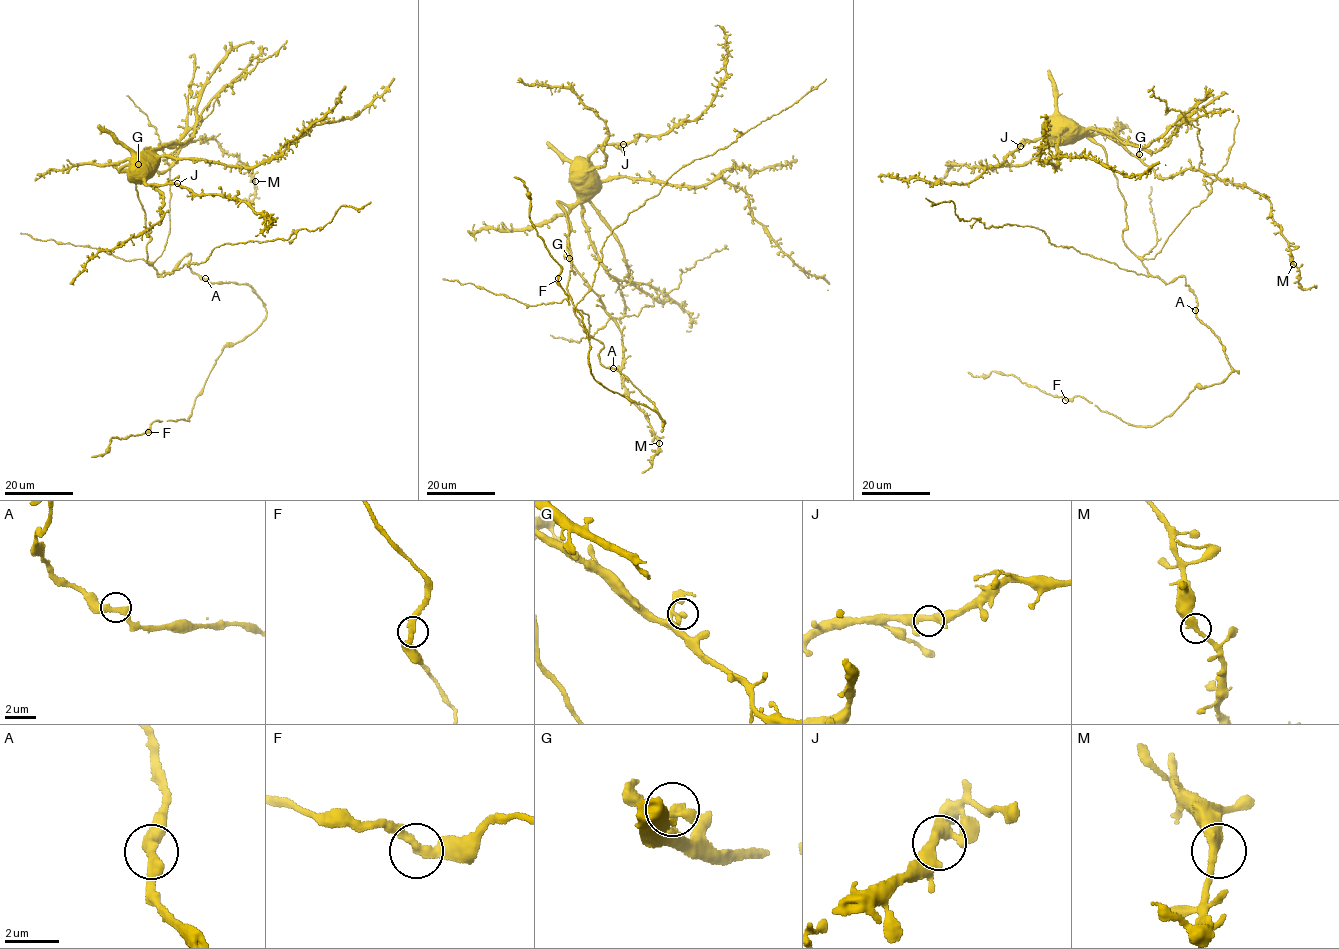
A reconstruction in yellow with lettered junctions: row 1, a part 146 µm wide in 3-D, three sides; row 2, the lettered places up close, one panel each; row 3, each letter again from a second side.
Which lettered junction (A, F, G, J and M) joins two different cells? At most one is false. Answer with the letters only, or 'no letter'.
no letter

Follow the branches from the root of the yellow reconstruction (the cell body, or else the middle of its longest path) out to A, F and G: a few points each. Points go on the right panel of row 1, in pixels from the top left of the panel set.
A: (1060, 121), (1070, 119), (1104, 150), (1125, 201), (1124, 245), (1164, 283), (1183, 276), (1197, 302), (1195, 310)
F: (1060, 121), (1103, 149), (1125, 201), (1124, 245), (1164, 283), (1183, 276), (1231, 370), (1153, 425), (1065, 400)
G: (1060, 121), (1072, 119), (1092, 133), (1105, 133), (1134, 155), (1139, 154)

